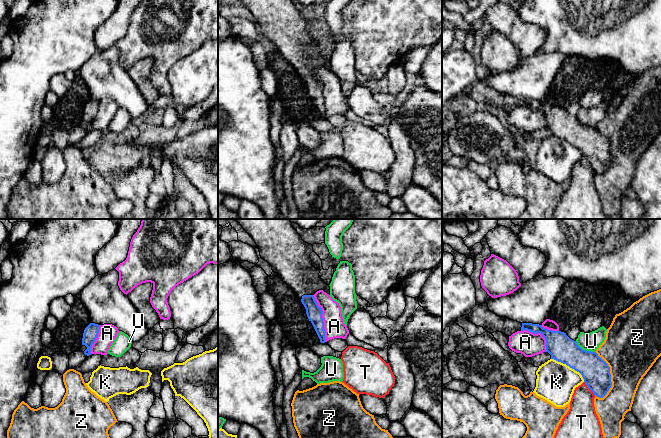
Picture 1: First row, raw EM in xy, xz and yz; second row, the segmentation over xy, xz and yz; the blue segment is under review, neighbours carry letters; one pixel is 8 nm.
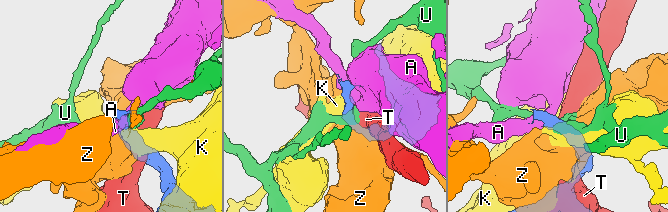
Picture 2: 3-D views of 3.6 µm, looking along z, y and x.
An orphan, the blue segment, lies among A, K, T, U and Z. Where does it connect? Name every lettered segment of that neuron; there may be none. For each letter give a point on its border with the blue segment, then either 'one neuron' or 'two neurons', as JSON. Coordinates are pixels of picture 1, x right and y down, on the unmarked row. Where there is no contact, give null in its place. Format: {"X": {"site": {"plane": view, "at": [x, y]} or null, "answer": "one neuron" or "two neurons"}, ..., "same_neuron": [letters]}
{"A": {"site": {"plane": "xz", "at": [322, 94]}, "answer": "two neurons"}, "K": {"site": {"plane": "yz", "at": [569, 142]}, "answer": "two neurons"}, "T": {"site": {"plane": "yz", "at": [588, 163]}, "answer": "two neurons"}, "U": {"site": {"plane": "yz", "at": [585, 126]}, "answer": "two neurons"}, "Z": {"site": {"plane": "yz", "at": [610, 151]}, "answer": "two neurons"}, "same_neuron": []}

